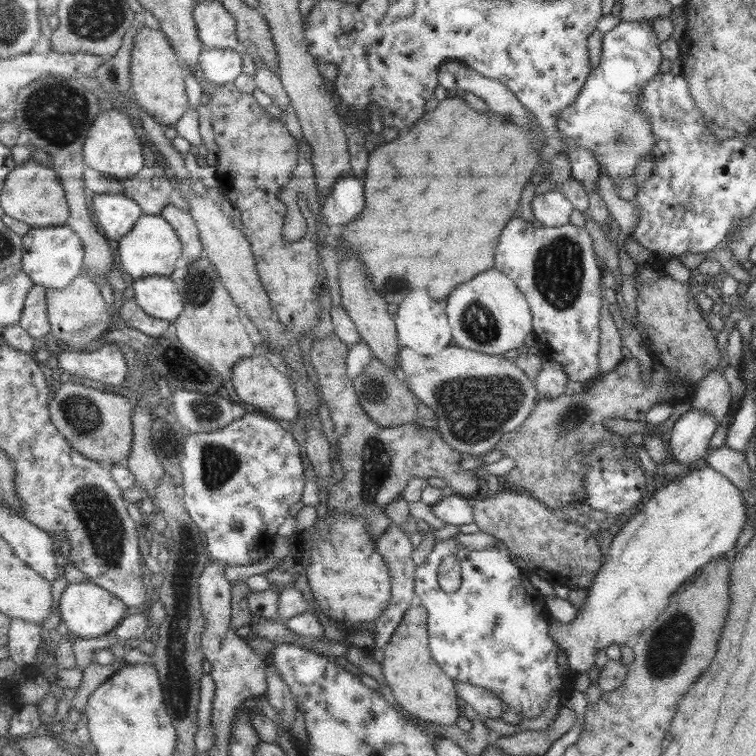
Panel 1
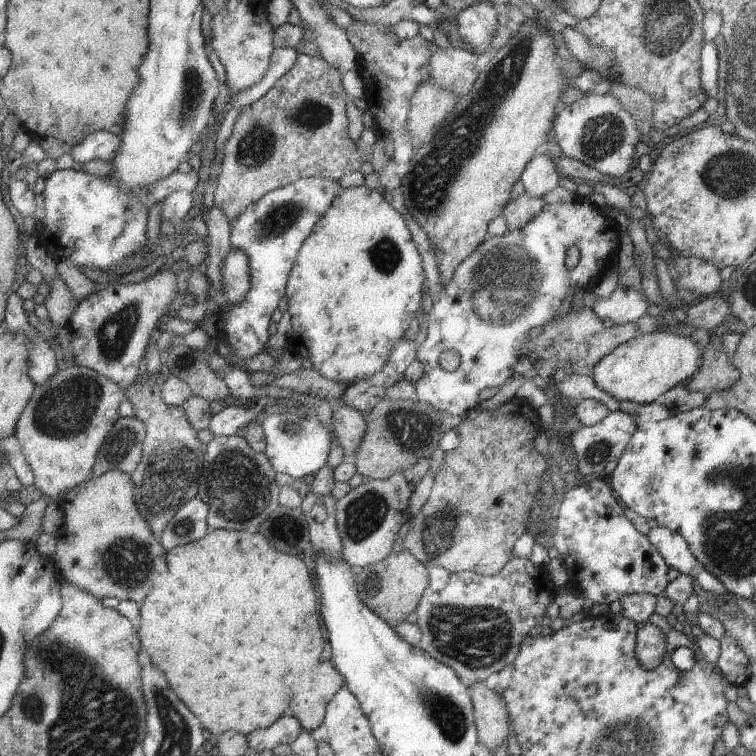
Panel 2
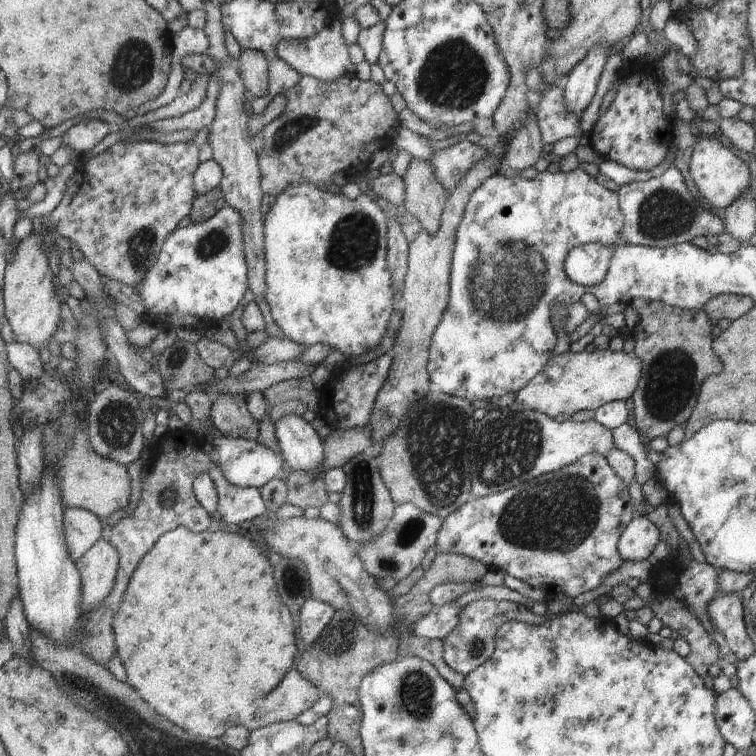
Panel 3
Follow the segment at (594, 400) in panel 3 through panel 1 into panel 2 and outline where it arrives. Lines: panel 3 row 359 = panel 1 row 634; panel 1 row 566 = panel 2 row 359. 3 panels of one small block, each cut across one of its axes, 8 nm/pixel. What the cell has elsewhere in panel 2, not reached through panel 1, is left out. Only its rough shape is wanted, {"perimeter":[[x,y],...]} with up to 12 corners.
{"perimeter":[[657,330],[591,371],[617,402],[649,404],[698,369],[707,335]]}

